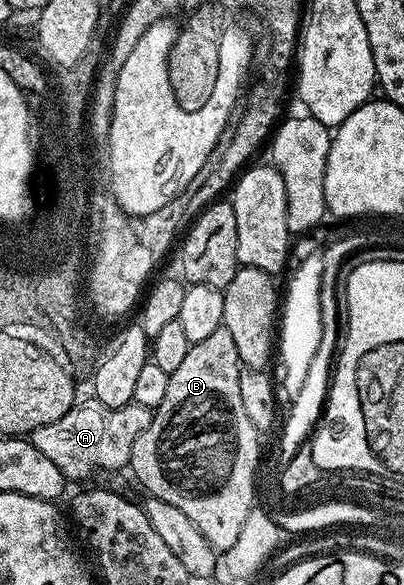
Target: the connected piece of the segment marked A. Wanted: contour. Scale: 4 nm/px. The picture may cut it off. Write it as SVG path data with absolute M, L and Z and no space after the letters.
M88 398L88 403L76 402L73 407L59 421L52 424L42 425L29 435L29 442L37 449L41 449L41 454L49 457L57 469L61 469L64 480L85 479L90 480L95 470L120 470L126 468L131 461L133 453L133 441L145 429L149 429L151 424L152 408L143 407L137 402L130 403L124 407L106 407L101 405L95 398Z

